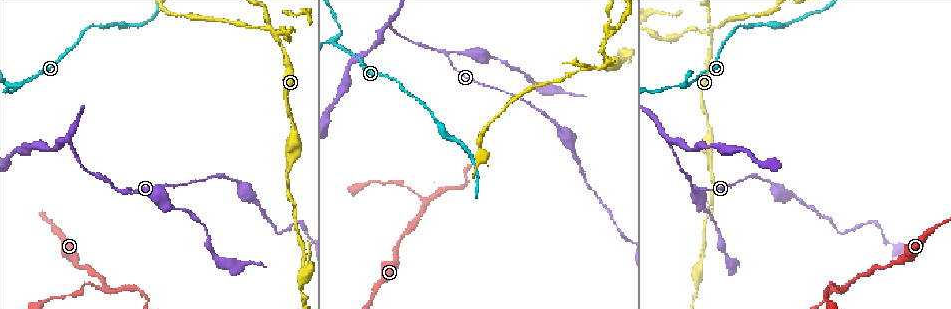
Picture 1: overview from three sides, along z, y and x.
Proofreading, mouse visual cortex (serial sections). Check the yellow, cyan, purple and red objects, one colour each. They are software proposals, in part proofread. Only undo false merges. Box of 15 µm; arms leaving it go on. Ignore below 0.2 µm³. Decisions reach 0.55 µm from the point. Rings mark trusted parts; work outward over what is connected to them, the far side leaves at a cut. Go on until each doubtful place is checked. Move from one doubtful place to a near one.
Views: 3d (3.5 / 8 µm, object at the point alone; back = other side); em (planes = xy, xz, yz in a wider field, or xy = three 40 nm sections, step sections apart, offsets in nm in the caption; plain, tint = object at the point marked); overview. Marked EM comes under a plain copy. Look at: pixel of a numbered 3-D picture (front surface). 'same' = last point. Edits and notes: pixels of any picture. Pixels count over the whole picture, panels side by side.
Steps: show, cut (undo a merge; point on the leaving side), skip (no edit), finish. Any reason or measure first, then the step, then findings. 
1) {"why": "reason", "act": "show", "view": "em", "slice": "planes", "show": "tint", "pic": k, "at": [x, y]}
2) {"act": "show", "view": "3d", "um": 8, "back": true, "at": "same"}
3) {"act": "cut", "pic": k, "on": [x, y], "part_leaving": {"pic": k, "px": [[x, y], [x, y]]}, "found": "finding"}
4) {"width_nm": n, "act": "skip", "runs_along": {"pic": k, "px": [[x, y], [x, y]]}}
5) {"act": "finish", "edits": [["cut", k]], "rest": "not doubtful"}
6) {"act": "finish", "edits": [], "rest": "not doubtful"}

{"why": "two arms at a narrow angle", "act": "show", "view": "3d", "um": 3.5, "pic": 1, "at": [279, 34]}

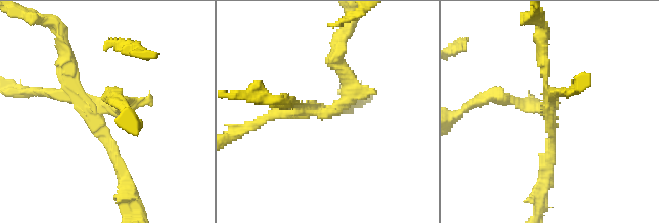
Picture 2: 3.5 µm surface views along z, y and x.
{"act": "show", "view": "em", "slice": "xy", "step": 5, "show": "tint", "pic": 2, "at": [320, 113]}

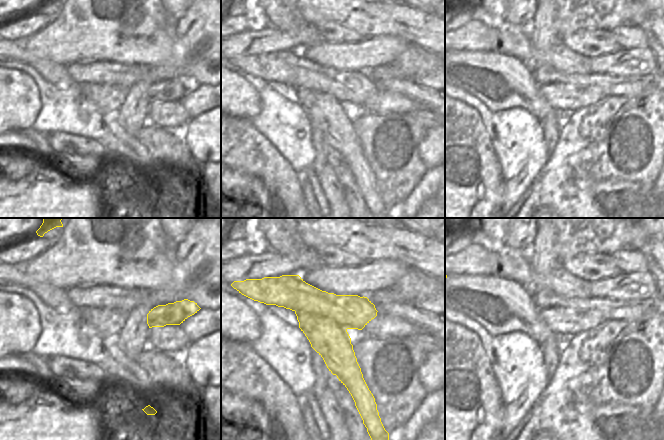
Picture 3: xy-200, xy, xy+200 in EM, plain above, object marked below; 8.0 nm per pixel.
{"arm_widths_nm": [150, 150, 200, 200], "act": "cut", "pic": 2, "on": [518, 103], "part_leaving": {"pic": 2, "px": [[552, 96], [575, 90], [585, 80]]}, "found": "two cells meet here"}

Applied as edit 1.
{"why": "branch point", "act": "show", "view": "3d", "um": 3.5, "pic": 1, "at": [125, 190]}

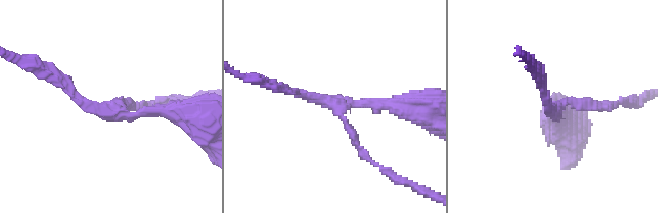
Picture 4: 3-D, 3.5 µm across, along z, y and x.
{"arms": 3, "arm_widths_nm": [150, 150, 200], "why": "shape alone is not enough", "act": "show", "view": "em", "slice": "xy", "step": 2, "show": "tint", "pic": 4, "at": [114, 106]}

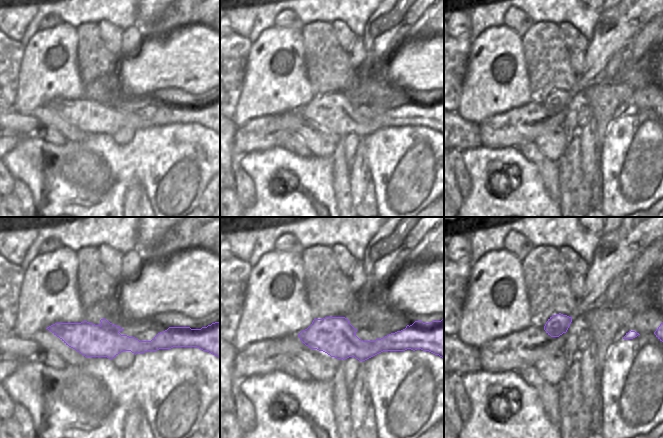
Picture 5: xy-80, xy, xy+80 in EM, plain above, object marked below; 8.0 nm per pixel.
{"act": "skip", "runs_along": {"pic": 5, "px": [[51, 328], [134, 345], [173, 338]]}, "found": "one cell here"}

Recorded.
{"why": "three arms meet", "act": "show", "view": "3d", "um": 3.5, "pic": 1, "at": [390, 24]}

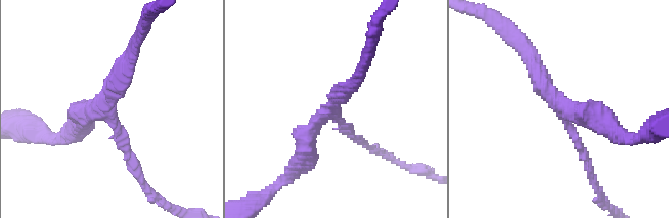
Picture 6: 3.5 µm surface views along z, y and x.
{"arms": 3, "arm_widths_nm": [150, 300, 350], "act": "show", "view": "em", "slice": "xy", "step": 5, "show": "tint", "pic": 6, "at": [333, 113]}

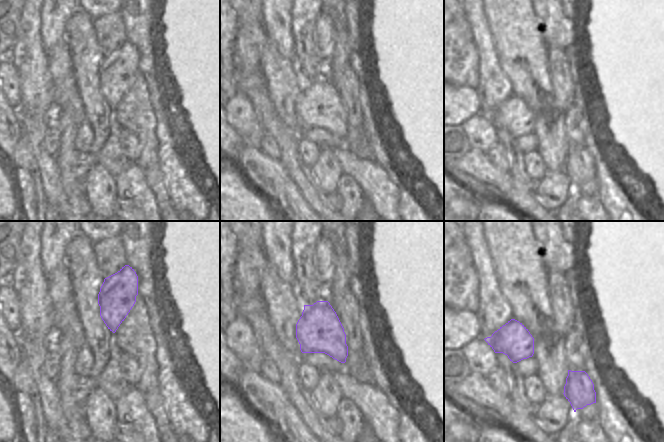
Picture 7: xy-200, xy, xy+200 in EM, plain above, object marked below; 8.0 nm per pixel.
{"act": "skip", "runs_along": {"pic": 6, "px": [[135, 167], [107, 111], [77, 127]]}, "found": "one cell here"}

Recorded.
{"why": "see it whole again", "act": "show", "view": "overview"}

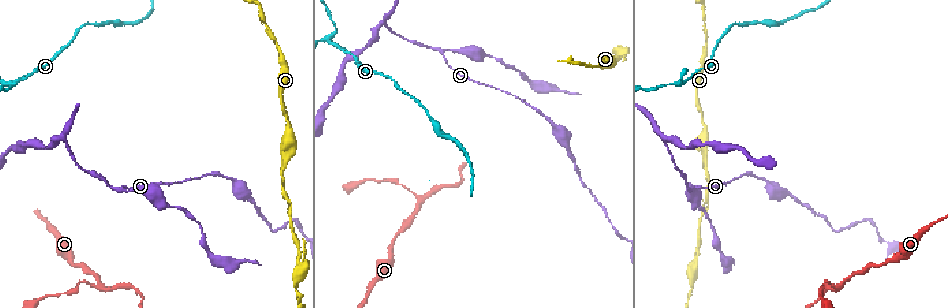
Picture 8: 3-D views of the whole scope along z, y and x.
{"why": "three-way junction", "act": "show", "view": "3d", "um": 8, "pic": 8, "at": [5, 86]}

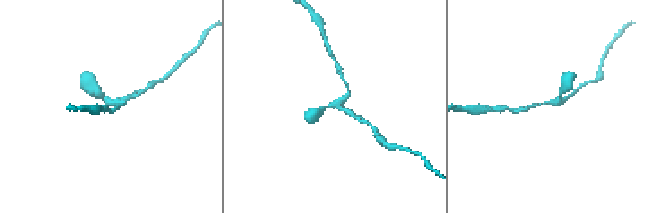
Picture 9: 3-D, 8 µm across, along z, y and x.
{"why": "zoom in", "act": "show", "view": "3d", "um": 3.5, "pic": 9, "at": [117, 103]}

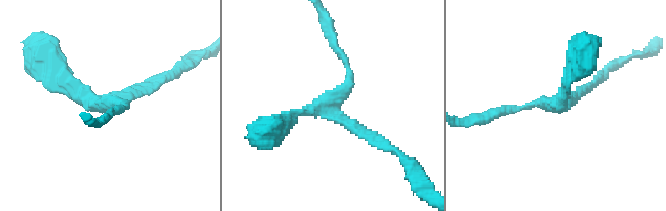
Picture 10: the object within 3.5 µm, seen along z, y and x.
{"why": "need the tissue", "act": "show", "view": "em", "slice": "xy", "step": 3, "show": "tint", "pic": 10, "at": [561, 106]}

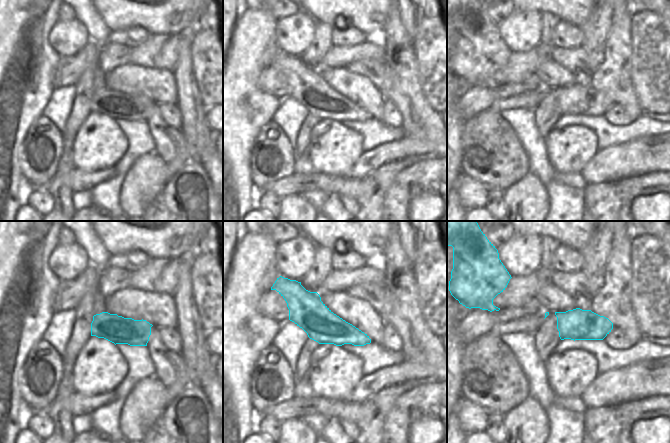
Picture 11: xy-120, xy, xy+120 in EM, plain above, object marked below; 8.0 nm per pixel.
{"act": "skip", "found": "one cell here"}

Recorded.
{"why": "branch point", "act": "show", "view": "3d", "um": 3.5, "back": true, "pic": 8, "at": [419, 199]}

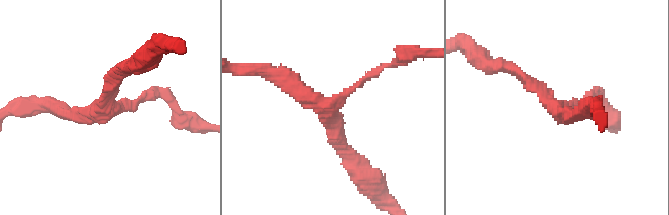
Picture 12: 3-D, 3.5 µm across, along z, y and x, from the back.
{"act": "show", "view": "em", "slice": "xy", "step": 2, "show": "tint", "pic": 12, "at": [326, 112]}

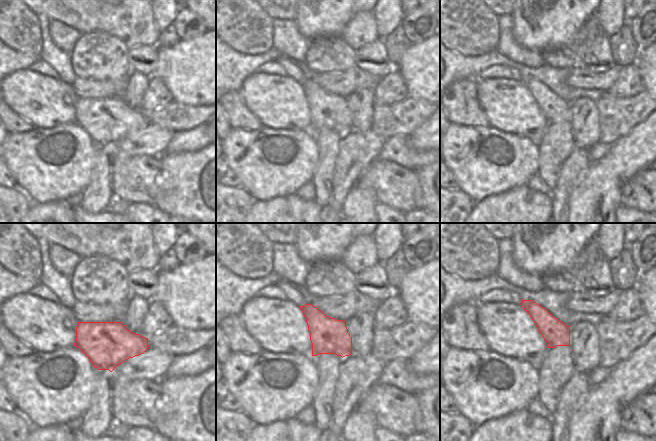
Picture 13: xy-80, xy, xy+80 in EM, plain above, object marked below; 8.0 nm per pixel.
{"act": "skip", "found": "all the same cell"}

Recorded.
{"why": "narrows sharply", "act": "show", "view": "3d", "um": 3.5, "pic": 8, "at": [824, 284]}

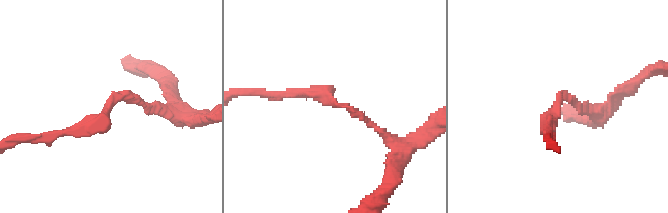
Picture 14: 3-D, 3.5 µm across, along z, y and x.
{"arm_widths_nm": [150, 200], "act": "show", "view": "em", "slice": "xy", "step": 5, "show": "tint", "pic": 14, "at": [560, 99]}

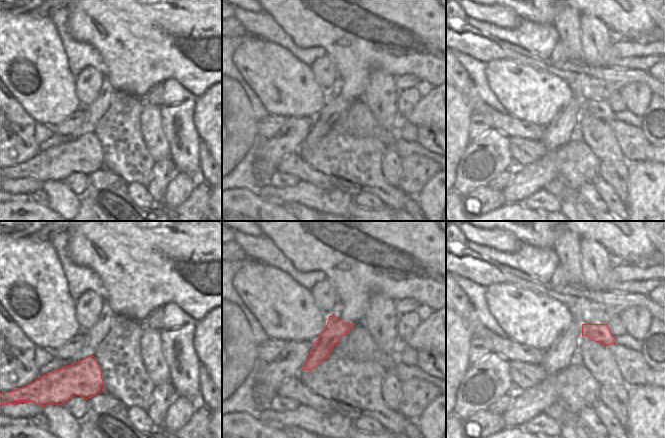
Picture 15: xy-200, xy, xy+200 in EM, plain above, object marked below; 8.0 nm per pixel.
{"act": "skip", "runs_along": {"pic": 15, "px": [[349, 326], [342, 328], [306, 367]]}, "found": "one cell here"}

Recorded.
{"why": "thin neck", "act": "show", "view": "3d", "um": 8, "pic": 8, "at": [296, 259]}

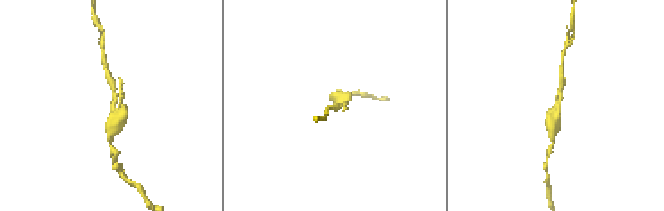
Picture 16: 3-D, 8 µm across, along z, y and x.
{"act": "show", "view": "em", "slice": "xy", "step": 2, "show": "tint", "pic": 16, "at": [558, 106]}

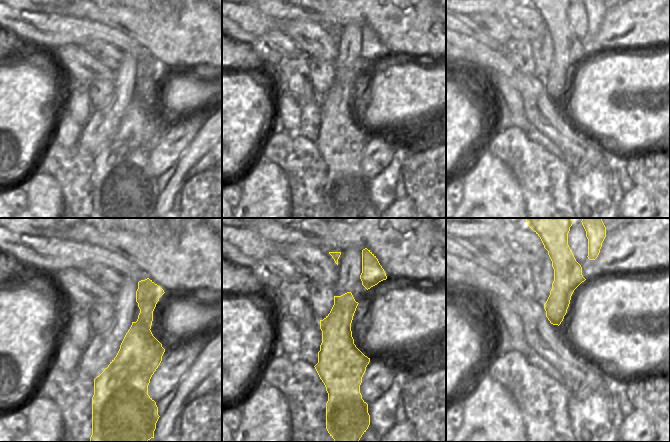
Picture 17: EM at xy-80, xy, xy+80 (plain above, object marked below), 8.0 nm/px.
{"width_nm": 360, "act": "skip", "runs_along": {"pic": 16, "px": [[562, 75], [553, 130]]}, "found": "continuous, no second cell"}

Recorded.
{"act": "finish", "edits": [["cut", 2]], "rest": "not doubtful"}

